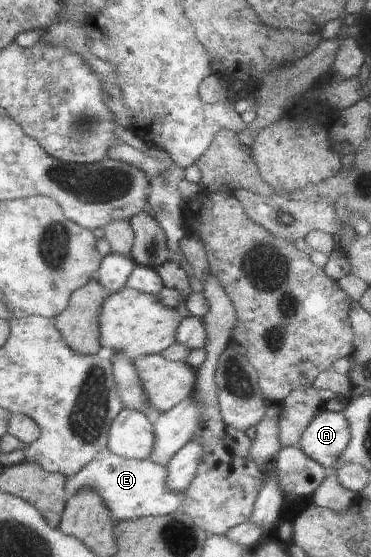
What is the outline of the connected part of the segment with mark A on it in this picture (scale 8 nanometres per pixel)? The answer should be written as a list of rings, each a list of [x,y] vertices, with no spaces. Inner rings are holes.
[[[322,410],[306,424],[299,441],[301,450],[315,462],[330,470],[348,446],[348,424],[341,413]]]

